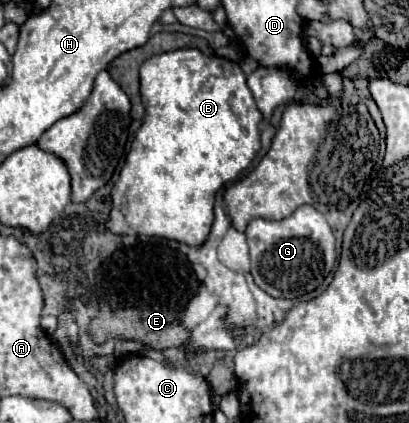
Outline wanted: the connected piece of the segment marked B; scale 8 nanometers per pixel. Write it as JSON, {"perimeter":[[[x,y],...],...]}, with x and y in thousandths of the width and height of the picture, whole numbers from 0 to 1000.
{"perimeter":[[[477,113],[384,128],[350,147],[340,180],[355,284],[320,340],[291,426],[271,449],[276,482],[262,539],[296,558],[330,544],[340,558],[384,558],[457,582],[491,582],[521,530],[521,478],[531,449],[550,430],[575,426],[584,407],[619,383],[638,350],[633,288],[643,284],[643,270],[604,208],[584,151],[565,151],[535,132],[506,132]]]}

